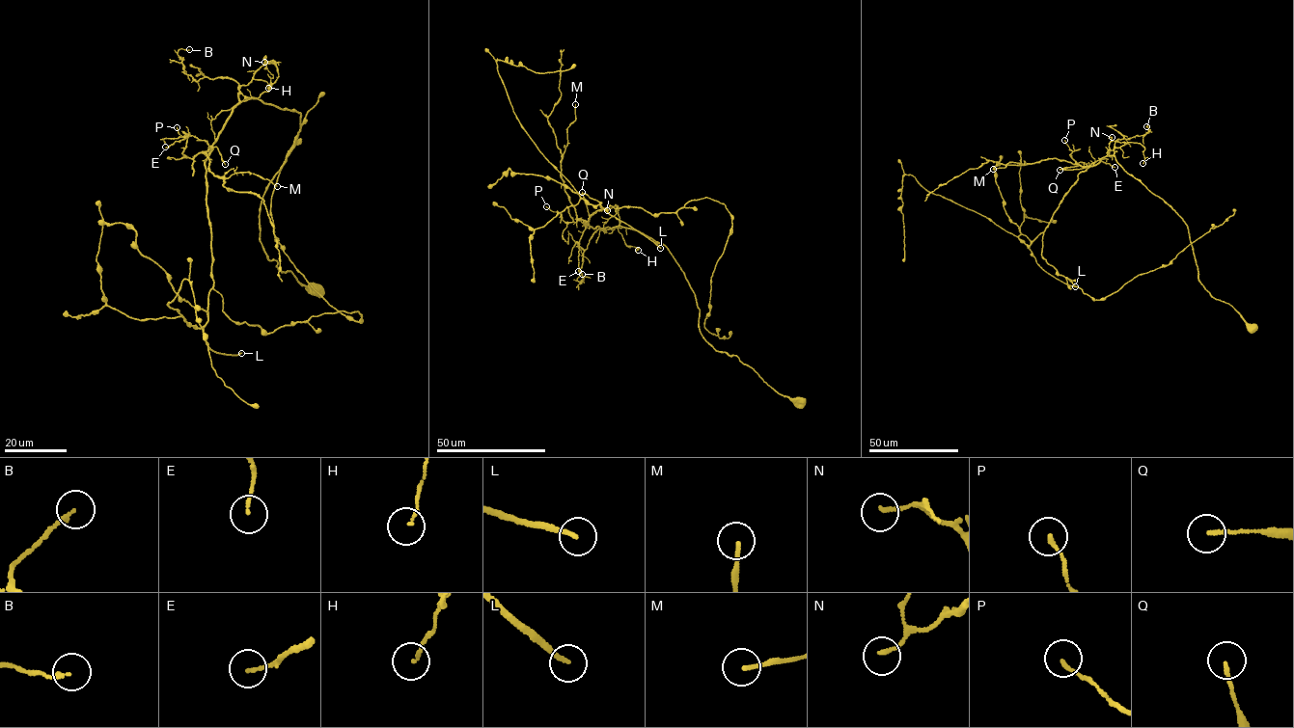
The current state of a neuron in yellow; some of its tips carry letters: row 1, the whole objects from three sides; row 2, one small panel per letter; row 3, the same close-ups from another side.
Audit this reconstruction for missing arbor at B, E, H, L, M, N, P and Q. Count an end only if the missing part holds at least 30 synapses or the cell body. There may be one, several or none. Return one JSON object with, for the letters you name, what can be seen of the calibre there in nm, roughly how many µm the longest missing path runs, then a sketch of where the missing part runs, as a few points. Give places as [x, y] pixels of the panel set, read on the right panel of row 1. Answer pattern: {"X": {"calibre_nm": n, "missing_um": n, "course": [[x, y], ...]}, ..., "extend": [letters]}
{"L": {"calibre_nm": 180, "missing_um": 250, "course": [[1075, 286], [1125, 279], [1174, 243], [1188, 214], [1200, 160], [1288, 147]]}, "extend": ["L"]}

